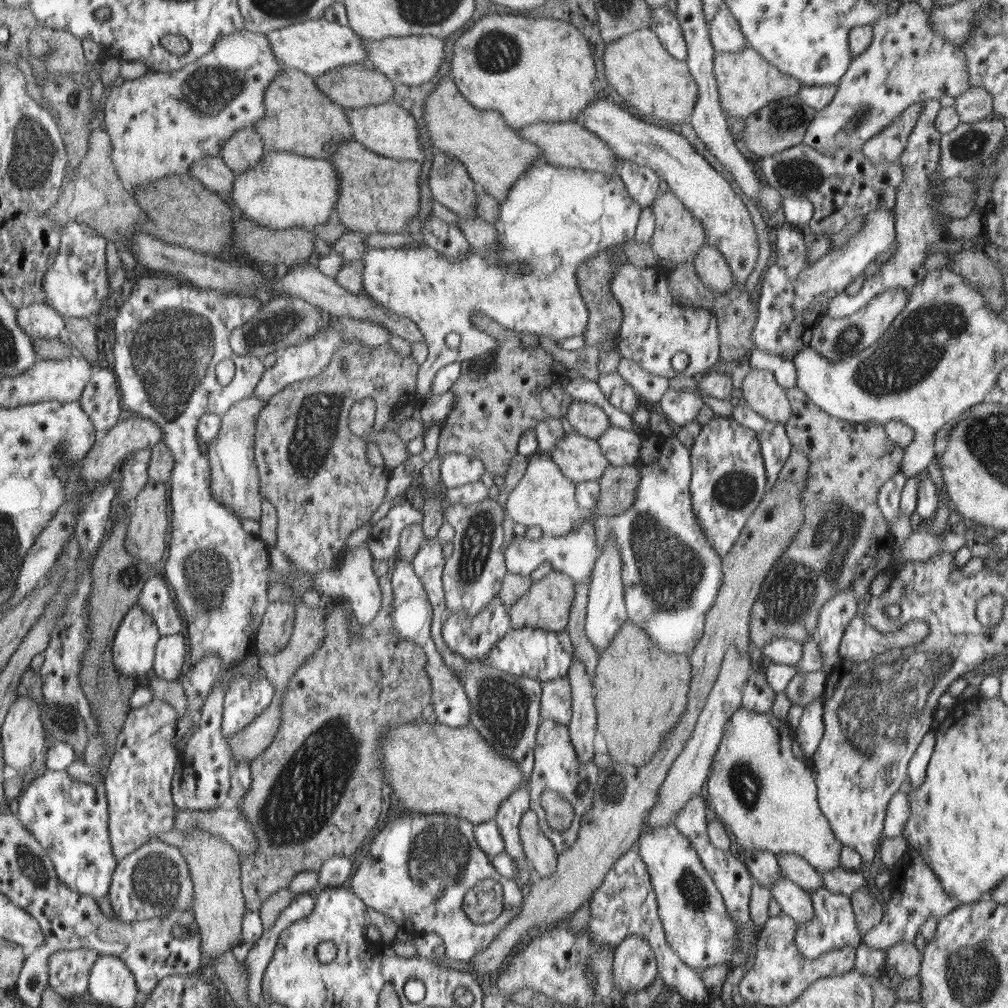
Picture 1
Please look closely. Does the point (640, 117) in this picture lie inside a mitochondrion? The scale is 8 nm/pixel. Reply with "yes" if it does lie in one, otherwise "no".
no

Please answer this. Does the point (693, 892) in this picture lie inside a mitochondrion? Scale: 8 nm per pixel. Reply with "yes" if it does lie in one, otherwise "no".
yes

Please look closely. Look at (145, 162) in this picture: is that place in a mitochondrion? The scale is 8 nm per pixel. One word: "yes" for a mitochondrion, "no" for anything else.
no

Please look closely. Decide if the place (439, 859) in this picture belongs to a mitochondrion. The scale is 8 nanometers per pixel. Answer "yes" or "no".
yes

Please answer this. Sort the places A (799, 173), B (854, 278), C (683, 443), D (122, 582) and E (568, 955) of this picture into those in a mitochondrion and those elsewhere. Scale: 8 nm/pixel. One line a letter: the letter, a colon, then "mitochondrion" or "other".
A: mitochondrion
B: other
C: other
D: mitochondrion
E: other

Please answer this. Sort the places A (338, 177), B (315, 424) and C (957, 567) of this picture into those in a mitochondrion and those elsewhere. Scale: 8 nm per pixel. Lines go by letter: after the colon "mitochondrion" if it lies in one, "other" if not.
A: other
B: mitochondrion
C: other

